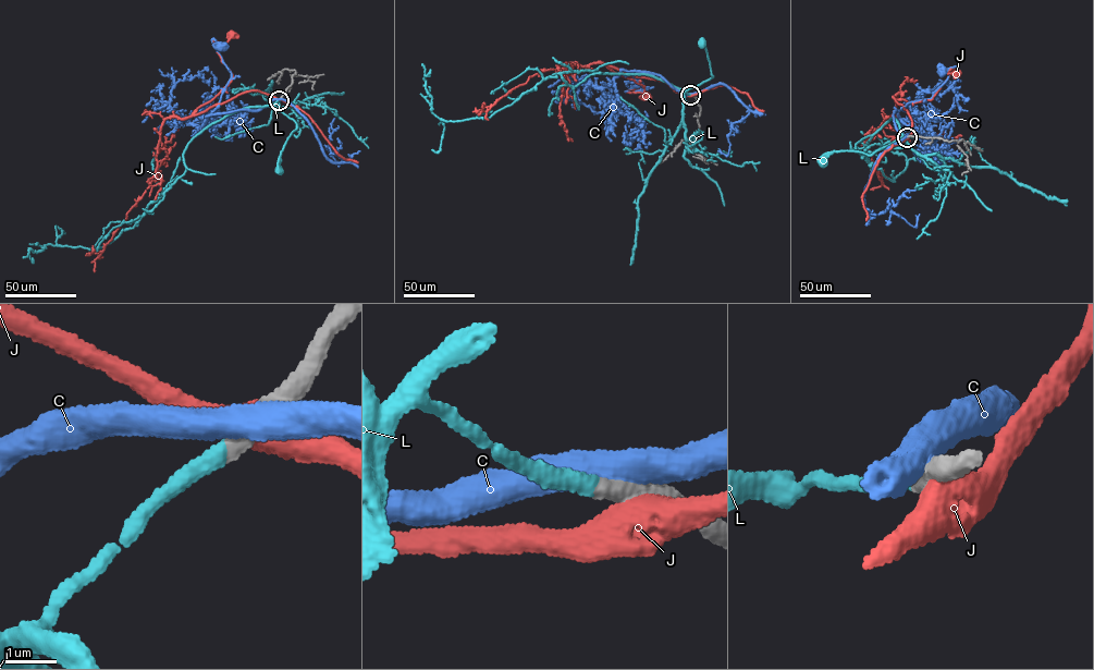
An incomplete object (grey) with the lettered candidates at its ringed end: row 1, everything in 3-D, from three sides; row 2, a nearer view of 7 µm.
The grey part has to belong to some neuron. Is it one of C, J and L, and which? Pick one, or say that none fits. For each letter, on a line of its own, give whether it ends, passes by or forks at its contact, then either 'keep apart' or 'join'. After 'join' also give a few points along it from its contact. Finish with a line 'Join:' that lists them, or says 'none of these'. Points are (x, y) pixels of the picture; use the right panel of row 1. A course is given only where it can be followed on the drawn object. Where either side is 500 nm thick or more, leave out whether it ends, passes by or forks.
C: keep apart
J: keep apart
L: it ends there; join; it runs (907, 136), (869, 155), (834, 151), (823, 162)
Join: L

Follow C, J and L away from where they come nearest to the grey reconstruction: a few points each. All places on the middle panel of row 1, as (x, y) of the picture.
C: (690, 94), (684, 95), (660, 75), (622, 70), (635, 76), (643, 87), (626, 92), (636, 84)
J: (691, 95), (681, 95), (664, 81), (629, 75), (606, 65), (644, 88), (626, 92), (641, 89), (644, 97)
L: (690, 95), (685, 92), (713, 76), (702, 44)

